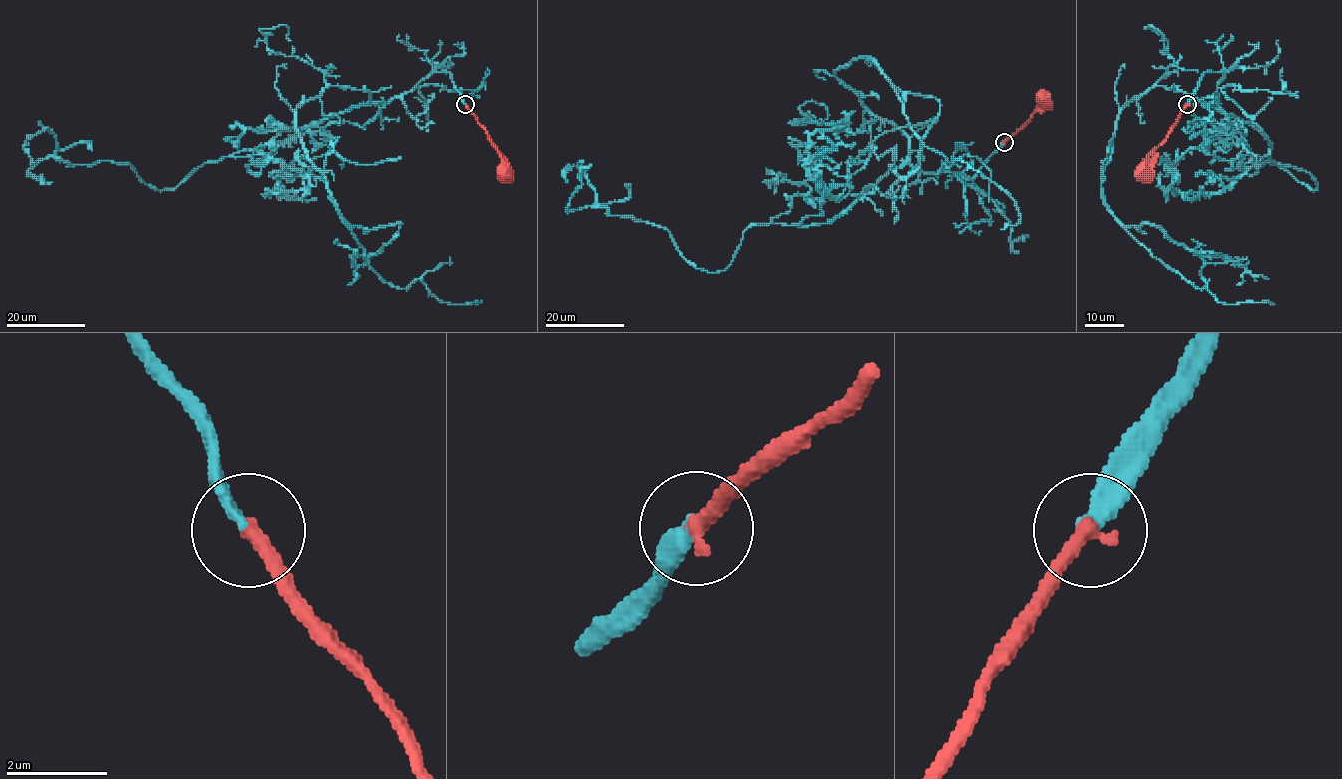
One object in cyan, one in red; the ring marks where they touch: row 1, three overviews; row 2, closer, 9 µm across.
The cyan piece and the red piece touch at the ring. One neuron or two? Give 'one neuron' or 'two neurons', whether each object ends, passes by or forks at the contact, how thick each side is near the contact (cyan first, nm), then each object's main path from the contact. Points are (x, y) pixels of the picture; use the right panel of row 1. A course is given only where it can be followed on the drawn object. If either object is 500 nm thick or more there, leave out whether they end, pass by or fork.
one neuron; cyan ends; red ends; calibres 280 and 360 nm; course cyan (1187, 104), (1206, 71), (1223, 71), (1218, 102), (1154, 85), (1121, 109), (1104, 204), (1219, 302), (1275, 305); course red (1187, 104), (1166, 137), (1145, 160), (1144, 174)

